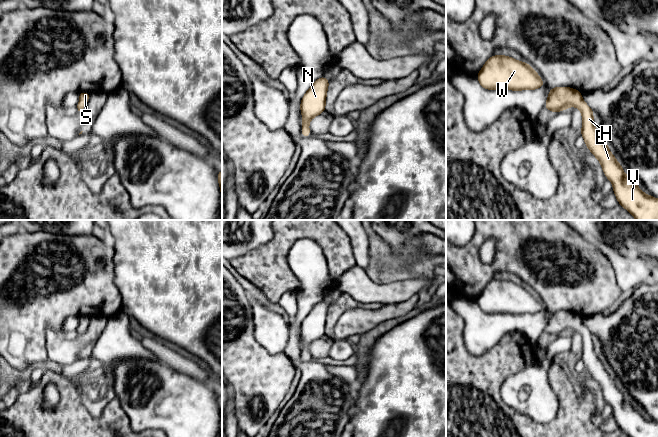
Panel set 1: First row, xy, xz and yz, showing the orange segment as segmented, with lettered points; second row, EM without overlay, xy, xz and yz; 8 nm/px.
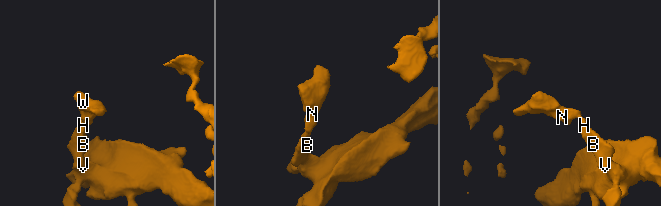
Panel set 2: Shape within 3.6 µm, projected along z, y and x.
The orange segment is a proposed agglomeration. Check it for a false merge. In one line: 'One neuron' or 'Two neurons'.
One neuron

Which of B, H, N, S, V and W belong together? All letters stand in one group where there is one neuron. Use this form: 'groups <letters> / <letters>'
groups B H N S V W

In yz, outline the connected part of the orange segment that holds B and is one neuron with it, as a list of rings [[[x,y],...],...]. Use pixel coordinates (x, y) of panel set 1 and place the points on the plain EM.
[[[569,311],[550,312],[544,332],[556,338],[570,330],[578,331],[582,337],[583,349],[580,358],[587,372],[601,387],[606,402],[612,406],[619,429],[630,437],[658,437],[658,423],[643,417],[634,405],[625,399],[622,390],[609,375],[609,370],[597,357],[593,334],[583,325],[582,317]]]

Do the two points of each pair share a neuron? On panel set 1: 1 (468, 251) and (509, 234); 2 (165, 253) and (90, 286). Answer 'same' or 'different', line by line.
1: same
2: different

